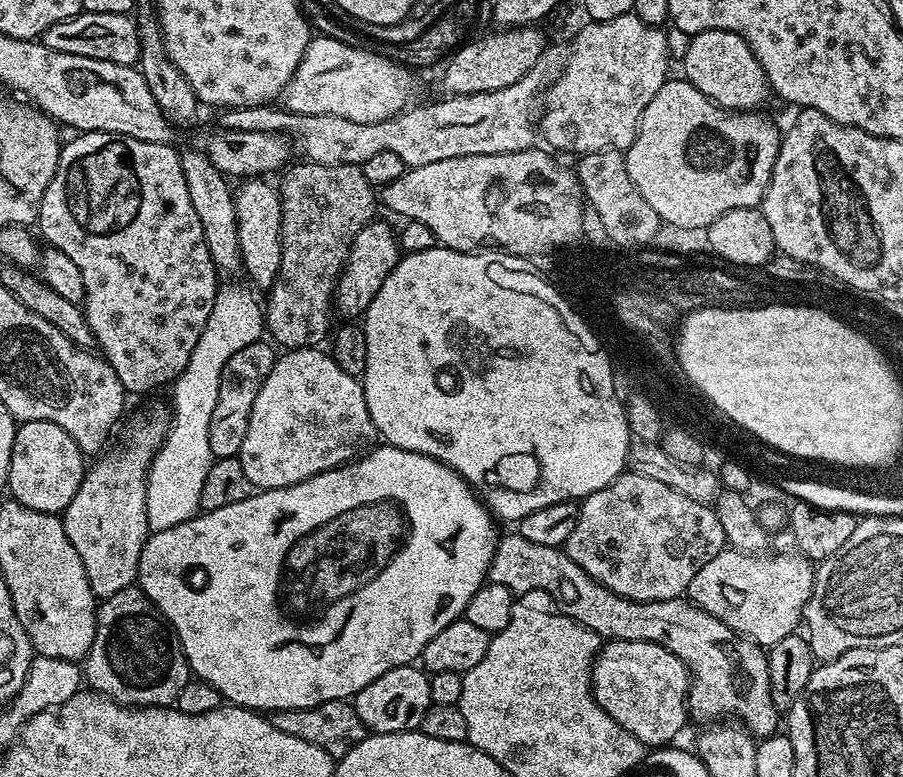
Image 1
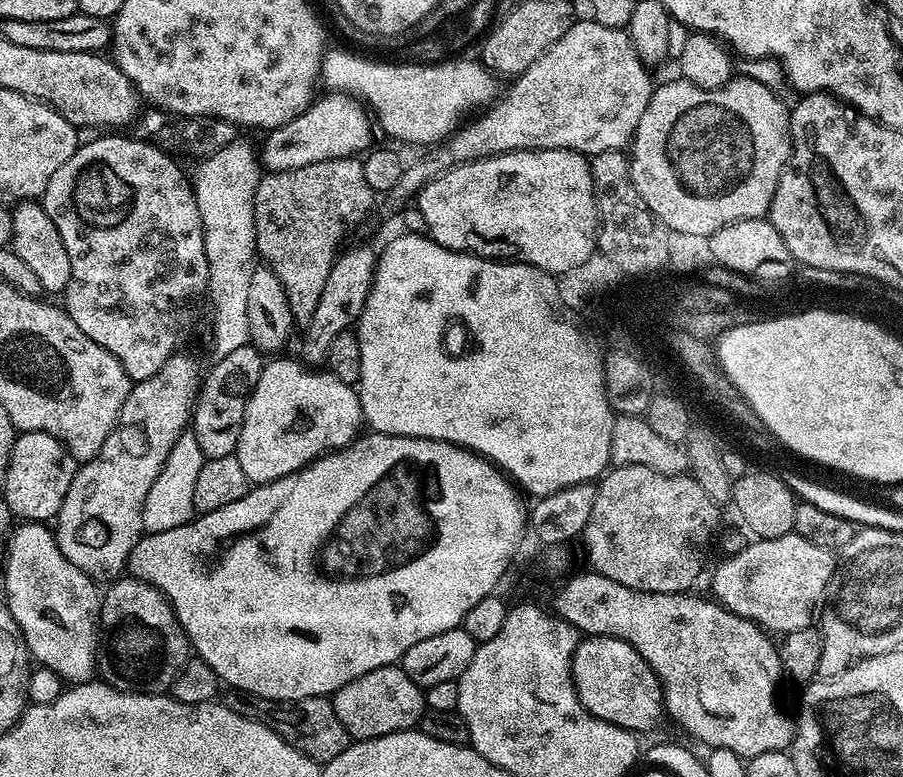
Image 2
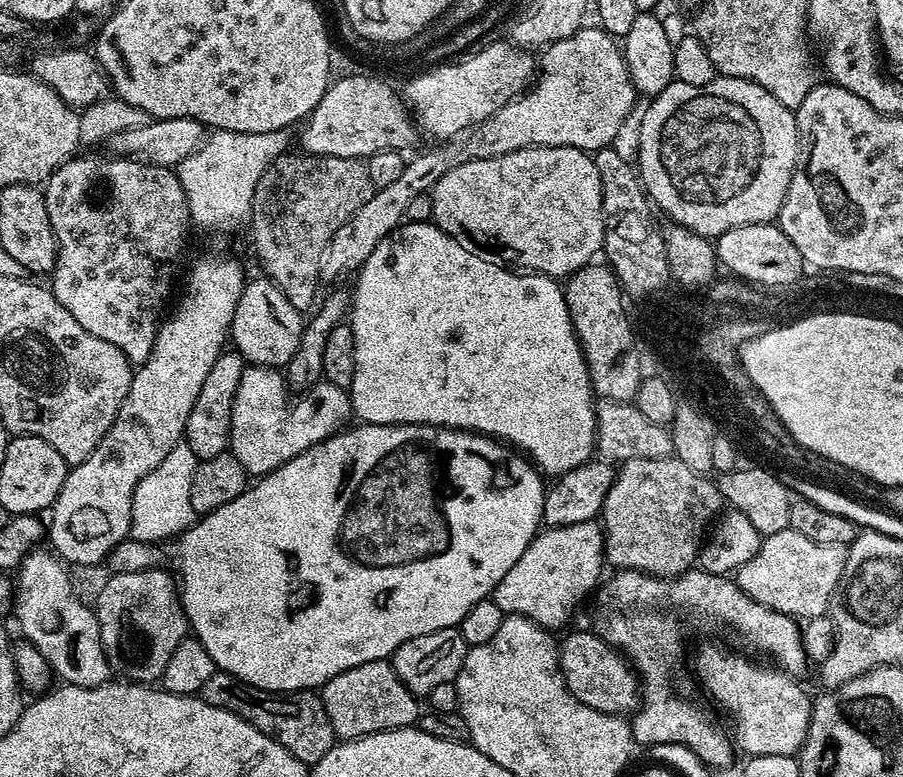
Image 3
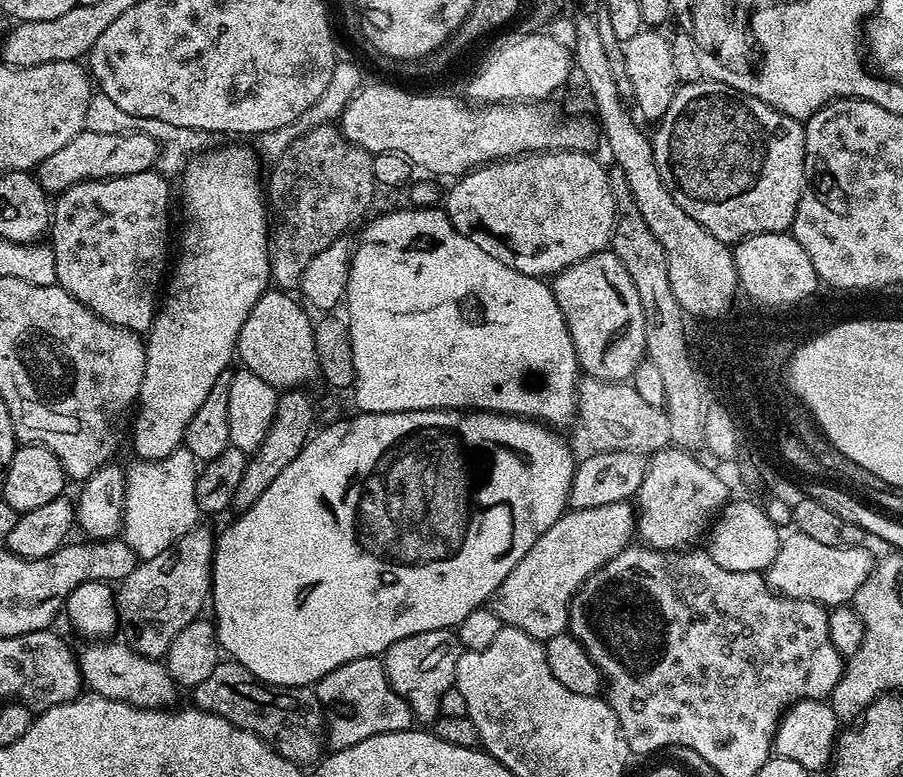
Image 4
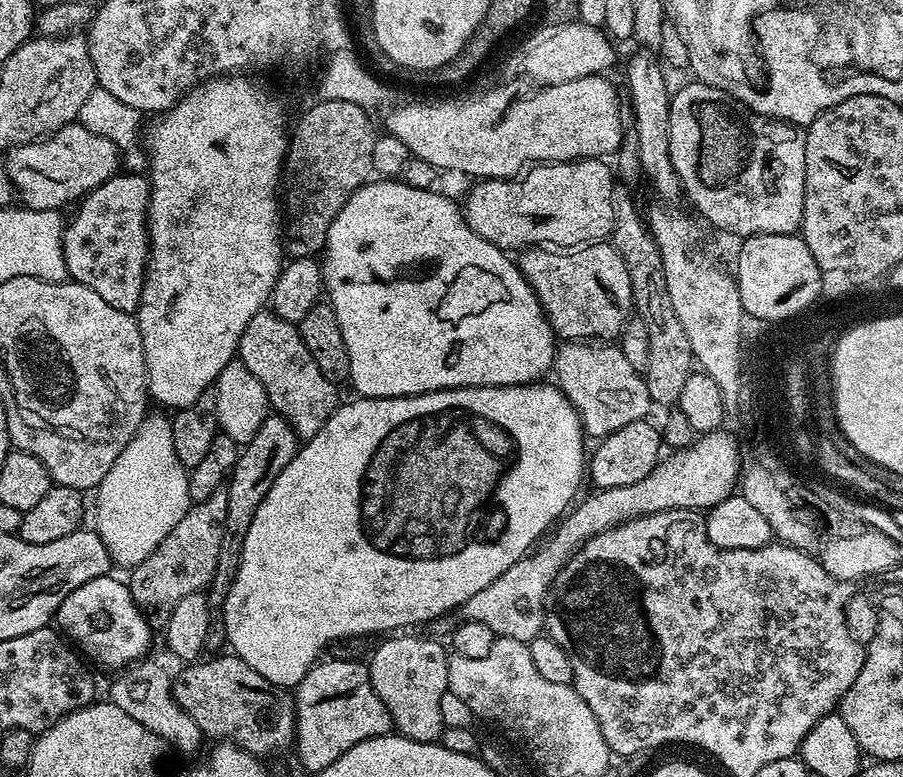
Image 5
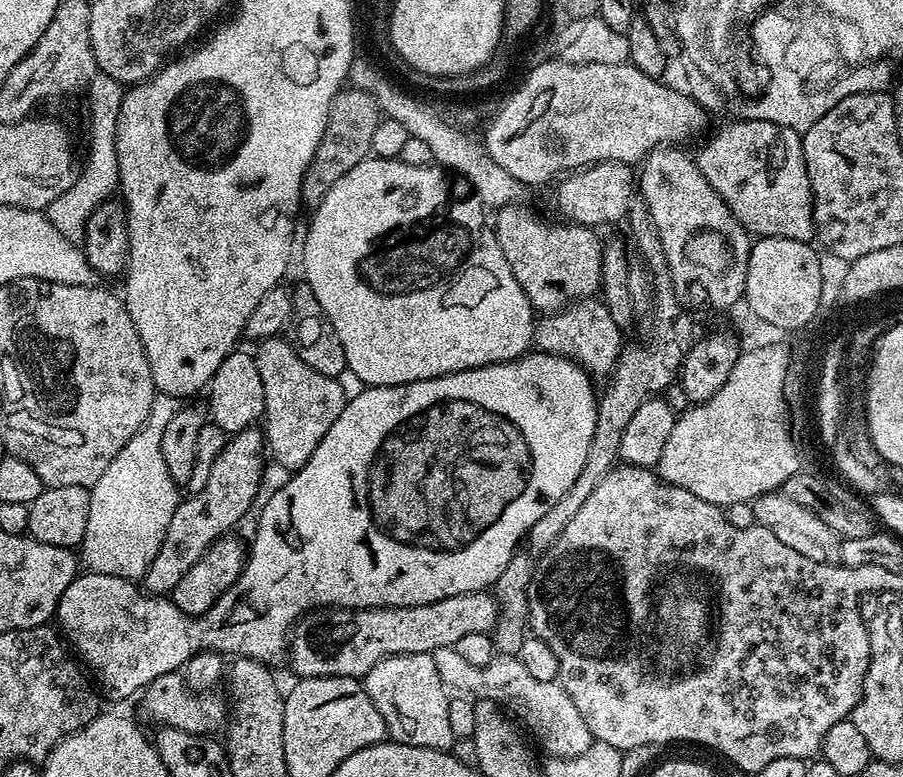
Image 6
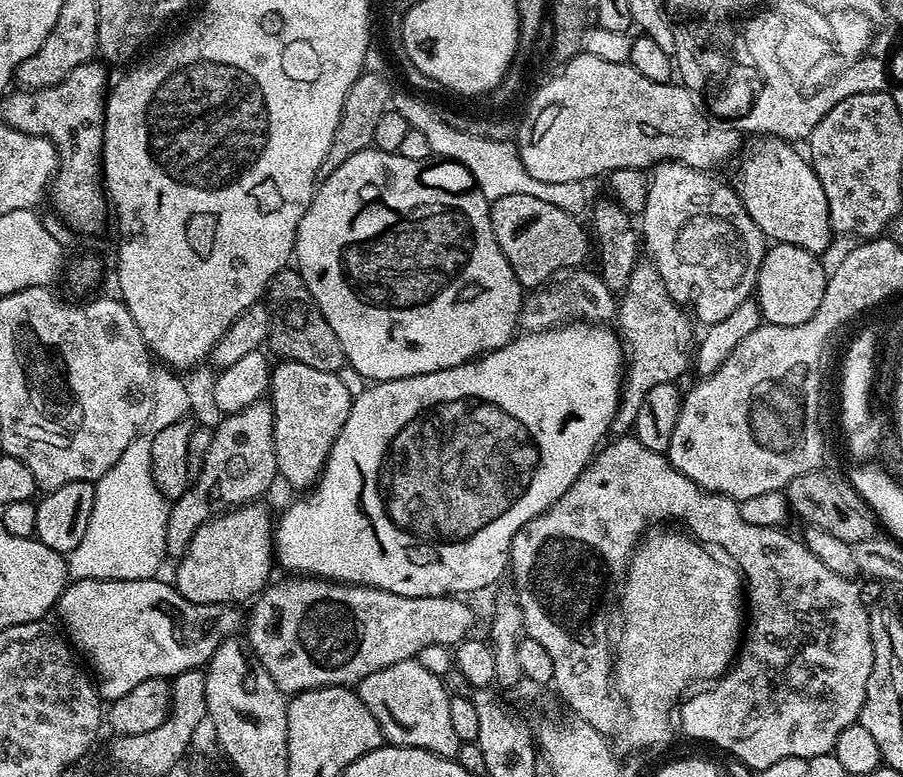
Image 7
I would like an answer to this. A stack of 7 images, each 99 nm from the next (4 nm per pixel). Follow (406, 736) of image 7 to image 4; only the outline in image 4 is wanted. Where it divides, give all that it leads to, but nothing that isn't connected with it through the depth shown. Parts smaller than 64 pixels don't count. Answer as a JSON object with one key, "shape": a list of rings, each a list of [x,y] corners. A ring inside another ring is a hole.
{"shape":[[[439,628],[422,634],[410,634],[410,638],[394,642],[382,654],[388,685],[408,703],[413,717],[424,723],[421,725],[431,725],[440,716],[442,694],[455,685],[456,663],[461,651],[455,631]]]}

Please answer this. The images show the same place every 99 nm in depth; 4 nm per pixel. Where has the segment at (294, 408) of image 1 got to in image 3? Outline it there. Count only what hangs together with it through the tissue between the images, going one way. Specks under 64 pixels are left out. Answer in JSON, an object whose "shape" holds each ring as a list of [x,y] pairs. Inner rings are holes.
{"shape":[[[259,366],[245,367],[234,394],[232,429],[230,430],[230,451],[248,472],[249,477],[267,476],[280,465],[290,462],[307,448],[320,444],[336,435],[349,423],[353,415],[352,402],[345,389],[324,382],[319,385],[320,408],[312,400],[300,404],[300,428],[288,428],[289,385],[283,371]]]}

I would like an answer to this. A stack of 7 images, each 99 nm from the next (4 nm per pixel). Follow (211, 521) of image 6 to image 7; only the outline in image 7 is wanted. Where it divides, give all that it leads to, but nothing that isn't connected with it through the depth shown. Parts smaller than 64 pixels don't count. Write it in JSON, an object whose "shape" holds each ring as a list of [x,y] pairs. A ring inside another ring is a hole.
{"shape":[[[267,399],[246,406],[246,410],[229,412],[220,425],[212,428],[210,450],[206,450],[206,462],[202,462],[202,474],[189,483],[188,489],[177,500],[171,501],[166,522],[165,553],[179,558],[188,549],[190,538],[207,520],[213,520],[221,512],[227,512],[241,504],[251,504],[277,479],[274,454],[274,428],[272,406]]]}

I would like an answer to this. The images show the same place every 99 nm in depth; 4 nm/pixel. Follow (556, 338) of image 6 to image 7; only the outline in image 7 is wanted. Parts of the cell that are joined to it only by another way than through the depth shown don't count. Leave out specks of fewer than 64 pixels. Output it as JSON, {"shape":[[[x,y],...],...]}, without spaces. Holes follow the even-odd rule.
{"shape":[[[572,270],[529,291],[520,306],[519,327],[524,332],[544,332],[565,322],[612,322],[618,316],[618,300],[595,271]]]}

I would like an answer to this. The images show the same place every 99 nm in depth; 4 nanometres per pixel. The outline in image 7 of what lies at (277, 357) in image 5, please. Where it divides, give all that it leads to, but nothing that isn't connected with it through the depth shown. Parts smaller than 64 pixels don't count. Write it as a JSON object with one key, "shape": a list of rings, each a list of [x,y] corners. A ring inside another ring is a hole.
{"shape":[[[280,360],[272,369],[270,403],[274,428],[274,454],[279,479],[292,488],[308,490],[319,481],[330,450],[346,426],[354,397],[335,372],[314,370],[302,362]]]}

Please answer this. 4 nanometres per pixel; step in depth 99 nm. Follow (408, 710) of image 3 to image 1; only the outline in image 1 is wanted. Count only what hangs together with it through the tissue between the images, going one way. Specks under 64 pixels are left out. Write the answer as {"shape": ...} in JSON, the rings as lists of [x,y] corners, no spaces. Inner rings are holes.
{"shape":[[[403,664],[394,670],[386,670],[374,682],[362,686],[354,698],[358,718],[362,718],[365,729],[372,734],[394,734],[419,729],[422,714],[430,707],[429,673],[423,667]]]}

